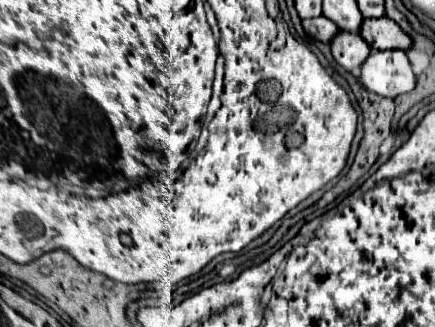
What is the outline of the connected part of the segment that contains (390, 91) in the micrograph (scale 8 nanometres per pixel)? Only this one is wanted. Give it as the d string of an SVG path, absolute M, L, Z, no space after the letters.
M374 50L362 64L360 80L366 90L386 98L410 92L416 86L410 60L402 50Z

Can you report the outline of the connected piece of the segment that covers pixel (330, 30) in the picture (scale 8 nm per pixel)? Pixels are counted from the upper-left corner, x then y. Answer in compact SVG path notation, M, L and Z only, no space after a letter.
M326 16L302 20L302 26L304 26L306 34L310 34L312 38L316 38L320 42L330 42L340 32L340 28L332 20L328 20Z

